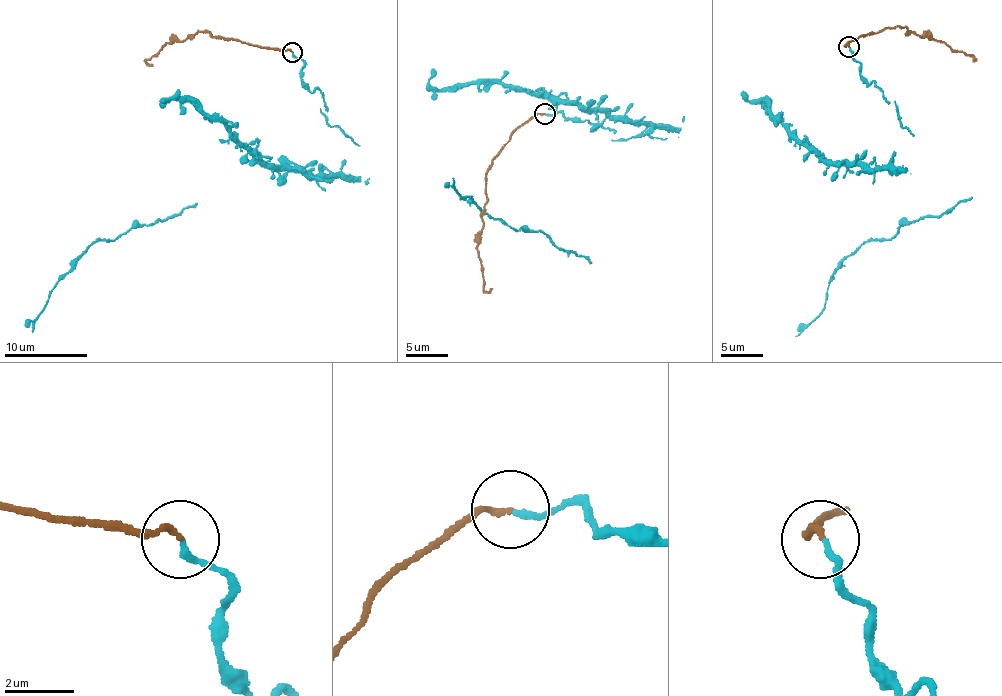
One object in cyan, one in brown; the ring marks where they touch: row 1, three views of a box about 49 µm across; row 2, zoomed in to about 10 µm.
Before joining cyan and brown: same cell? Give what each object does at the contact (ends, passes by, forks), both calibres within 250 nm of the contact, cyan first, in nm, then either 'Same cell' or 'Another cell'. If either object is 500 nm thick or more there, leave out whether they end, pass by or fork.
At the ring cyan ends. At the ring brown ends. Thickness 180 nm (cyan) against 160 nm. Another cell

